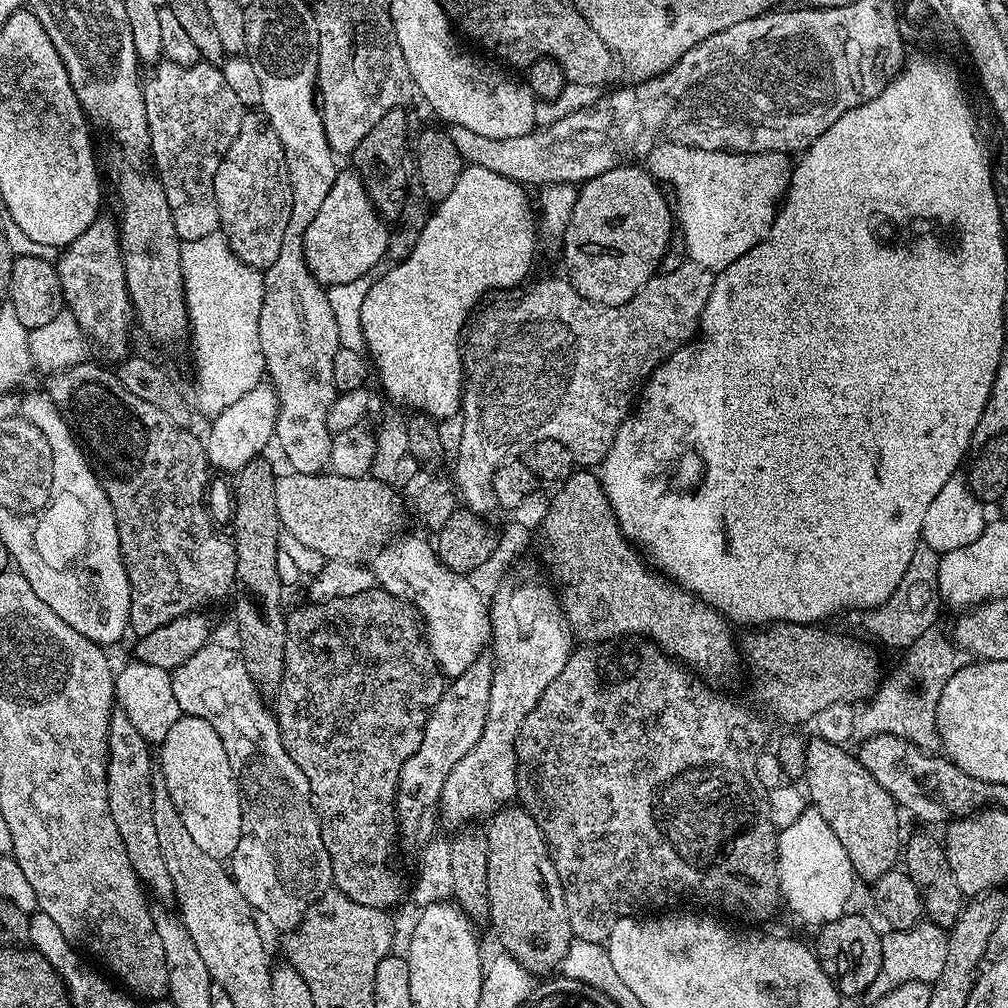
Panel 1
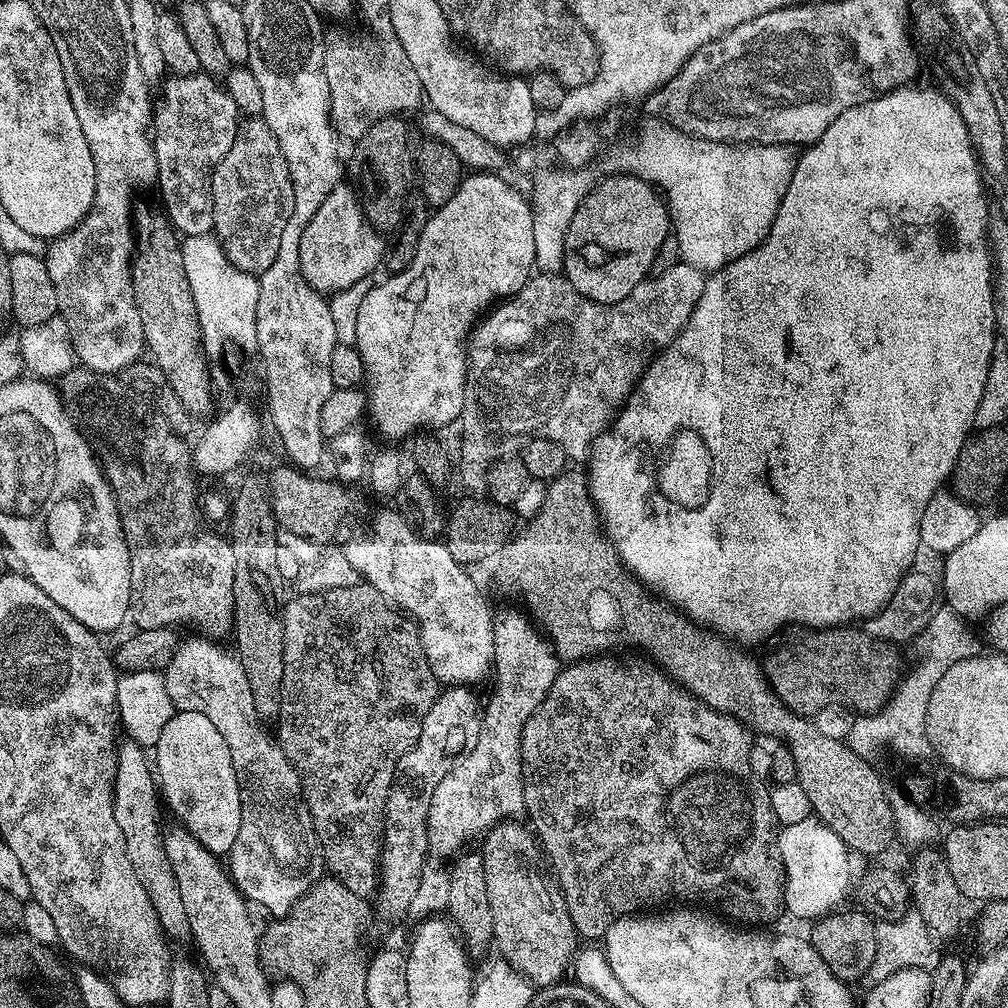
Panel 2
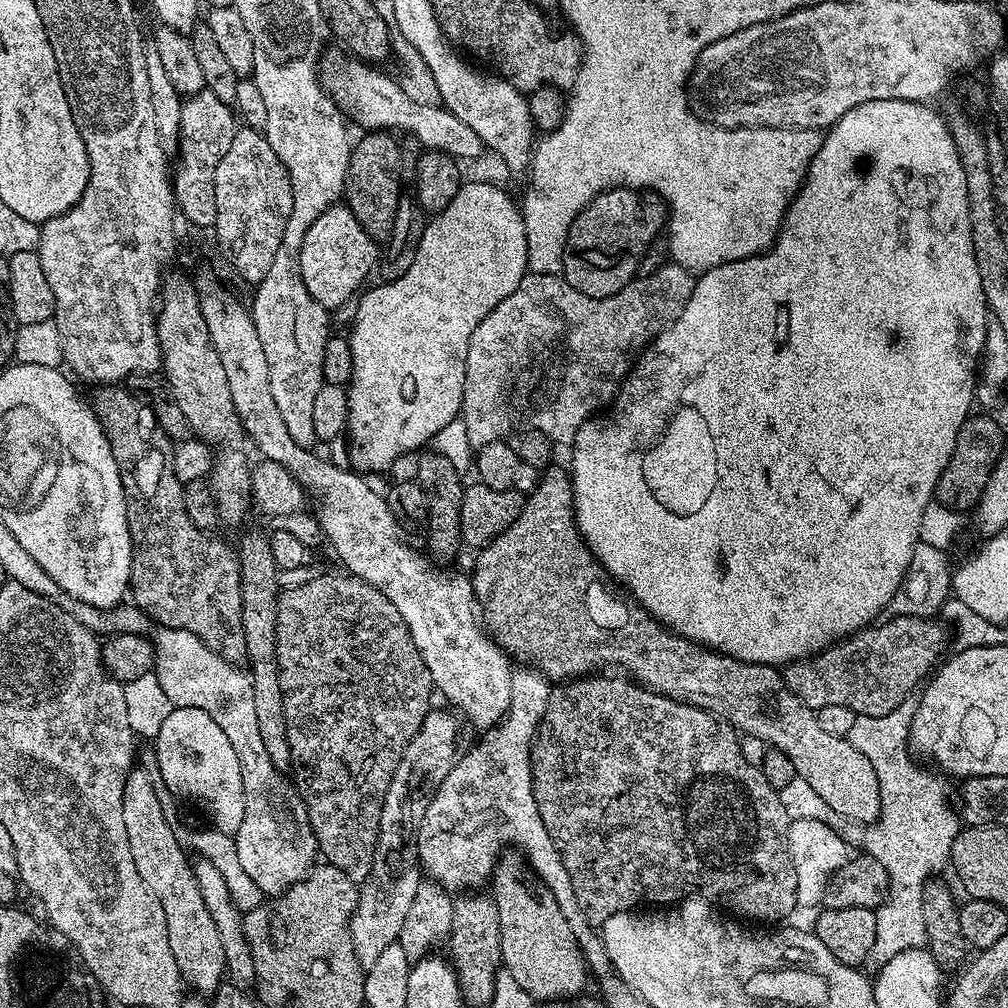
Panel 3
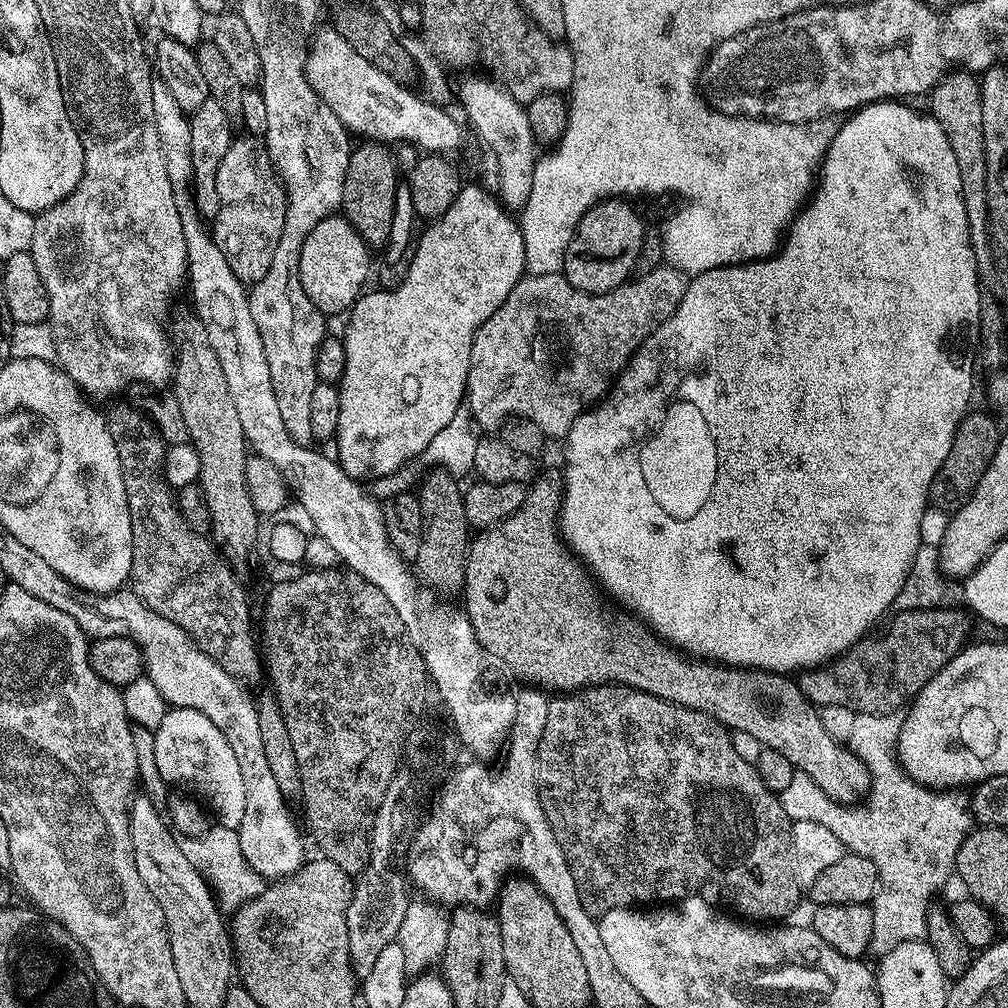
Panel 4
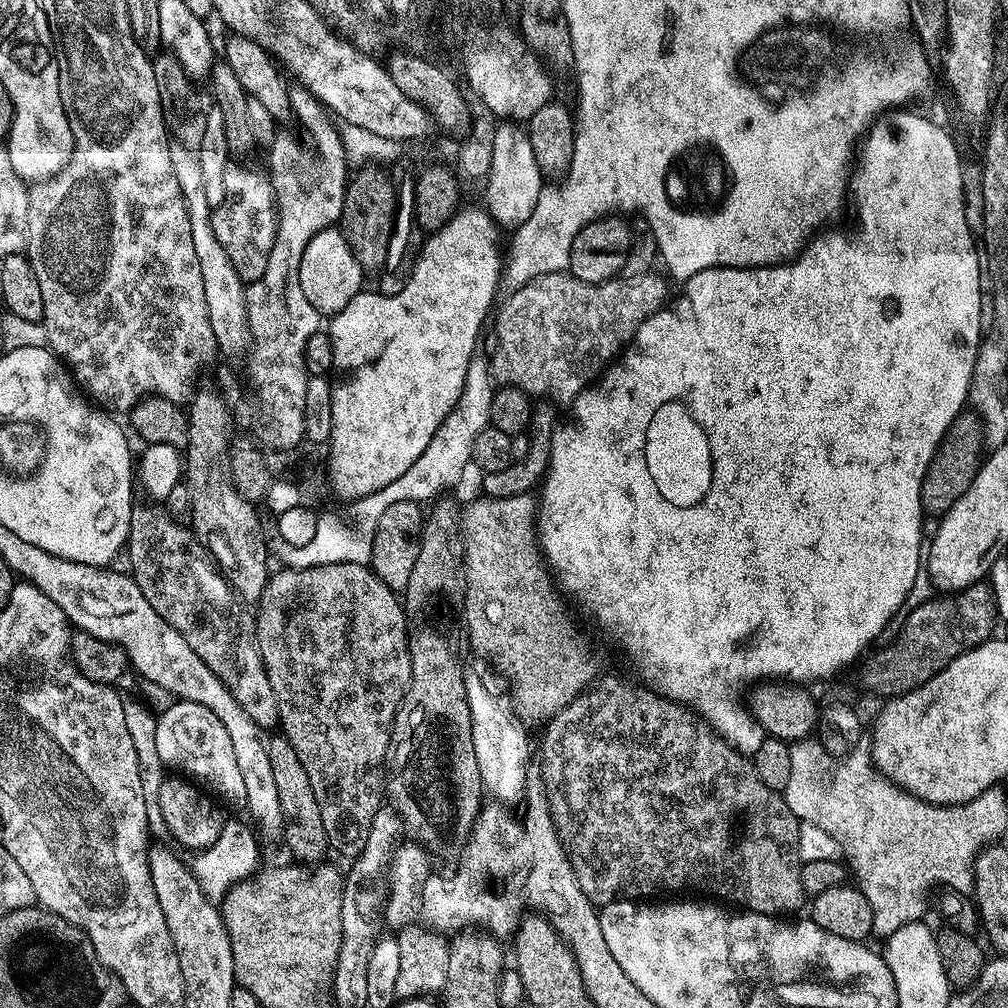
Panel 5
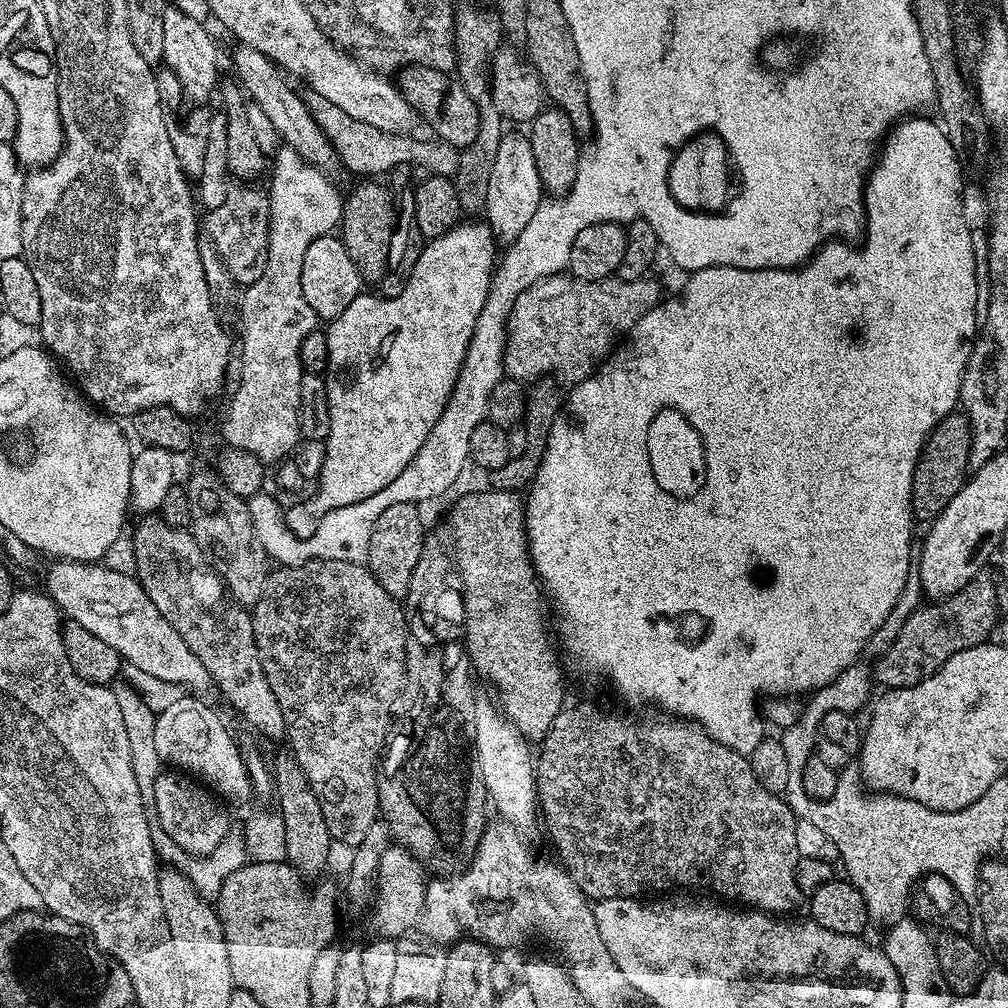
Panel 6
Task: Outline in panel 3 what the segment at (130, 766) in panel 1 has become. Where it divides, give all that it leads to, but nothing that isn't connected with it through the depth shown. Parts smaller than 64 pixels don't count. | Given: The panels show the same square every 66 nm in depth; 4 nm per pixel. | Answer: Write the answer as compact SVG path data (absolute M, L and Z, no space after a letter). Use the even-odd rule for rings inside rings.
M133 767L132 773L124 783L122 802L122 822L126 822L130 855L134 858L134 866L138 866L138 874L142 874L142 882L146 882L146 886L162 902L162 914L166 914L166 934L170 938L170 951L174 953L174 962L178 962L181 981L197 993L215 994L226 980L222 938L218 938L218 926L214 926L214 918L210 918L210 910L206 910L206 902L202 902L193 865L190 860L188 864L189 857L185 849L180 847L180 836L172 829L172 824L168 820L171 820L169 813L164 812L158 803L158 798L154 795L154 786L150 783L150 776L143 768Z

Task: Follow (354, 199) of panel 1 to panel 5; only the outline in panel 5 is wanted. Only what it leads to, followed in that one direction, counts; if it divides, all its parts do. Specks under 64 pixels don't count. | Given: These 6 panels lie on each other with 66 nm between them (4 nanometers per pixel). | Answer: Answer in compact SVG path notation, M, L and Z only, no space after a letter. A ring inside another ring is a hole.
M339 227L327 228L310 238L310 246L306 246L302 254L298 282L302 286L302 294L306 294L310 306L314 306L314 310L318 310L321 317L331 318L346 310L350 298L354 298L365 287L364 279L364 267L354 256L354 250L346 242Z

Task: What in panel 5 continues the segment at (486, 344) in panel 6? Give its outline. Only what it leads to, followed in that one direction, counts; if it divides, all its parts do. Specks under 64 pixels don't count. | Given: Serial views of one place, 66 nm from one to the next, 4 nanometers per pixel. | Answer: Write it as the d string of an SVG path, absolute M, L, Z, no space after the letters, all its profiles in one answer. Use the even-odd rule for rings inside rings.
M480 362L471 364L466 374L464 392L458 398L454 410L450 410L446 422L442 422L442 426L438 426L438 430L434 430L434 438L430 438L430 446L426 446L426 450L422 450L422 455L424 455L424 502L430 502L444 491L452 490L452 487L459 482L460 475L467 470L468 464L470 468L473 463L474 438L478 438L478 434L482 434L482 430L489 427L492 419L490 406L493 393L494 388L490 383L489 369L485 365L483 368Z

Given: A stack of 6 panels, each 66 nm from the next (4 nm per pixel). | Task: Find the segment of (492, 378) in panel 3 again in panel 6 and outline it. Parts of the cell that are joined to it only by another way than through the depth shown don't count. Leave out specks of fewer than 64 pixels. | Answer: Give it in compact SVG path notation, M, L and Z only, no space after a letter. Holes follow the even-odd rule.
M561 274L530 286L516 299L507 319L505 373L521 382L555 378L564 386L582 383L608 359L633 326L661 303L660 288L650 279L579 280Z

